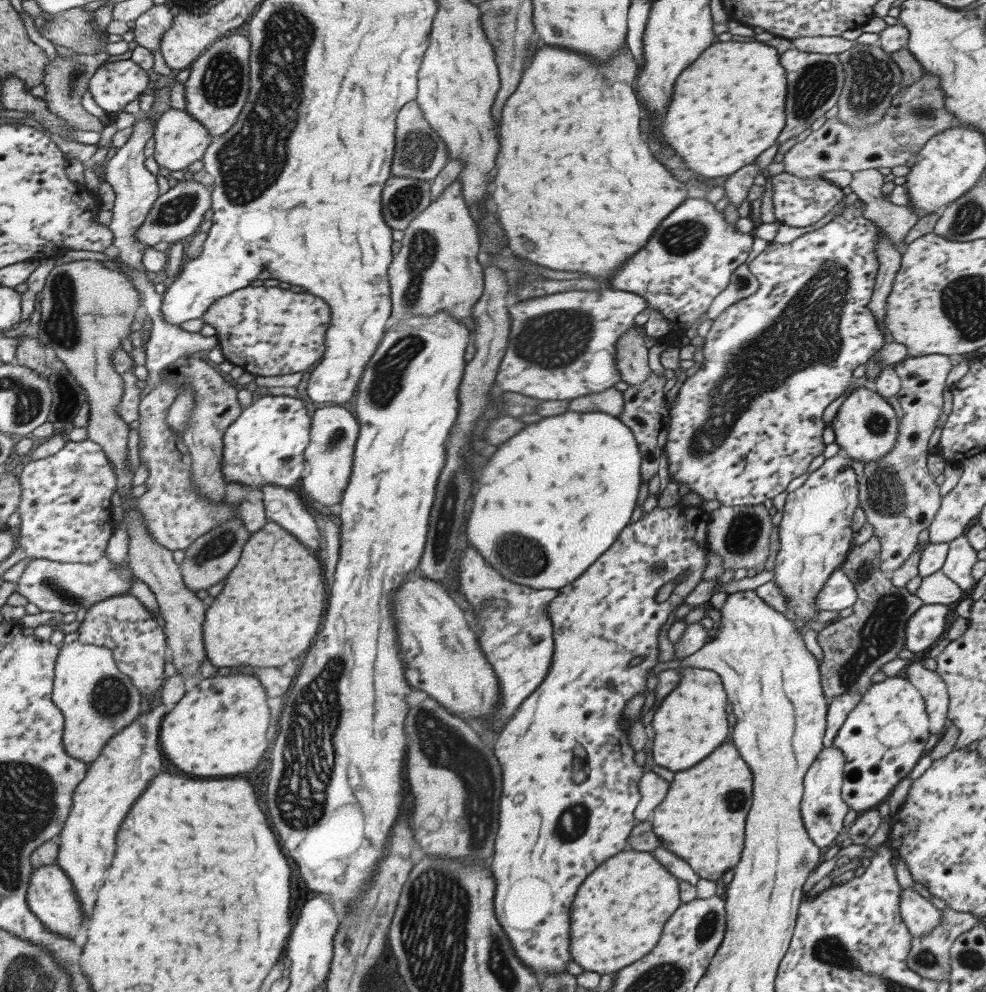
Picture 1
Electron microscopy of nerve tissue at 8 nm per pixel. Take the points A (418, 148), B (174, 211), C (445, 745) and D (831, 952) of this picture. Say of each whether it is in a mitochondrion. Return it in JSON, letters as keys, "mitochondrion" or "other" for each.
{"A":"mitochondrion","B":"mitochondrion","C":"mitochondrion","D":"mitochondrion"}

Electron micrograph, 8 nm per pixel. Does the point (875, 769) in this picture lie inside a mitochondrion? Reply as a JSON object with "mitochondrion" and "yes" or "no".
{"mitochondrion":"no"}

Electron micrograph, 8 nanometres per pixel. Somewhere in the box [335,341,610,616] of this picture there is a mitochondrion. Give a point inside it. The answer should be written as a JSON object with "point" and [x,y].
{"point":[528,558]}

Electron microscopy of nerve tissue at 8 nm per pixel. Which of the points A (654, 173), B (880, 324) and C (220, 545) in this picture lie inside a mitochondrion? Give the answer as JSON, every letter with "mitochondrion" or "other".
{"A":"other","B":"other","C":"mitochondrion"}

